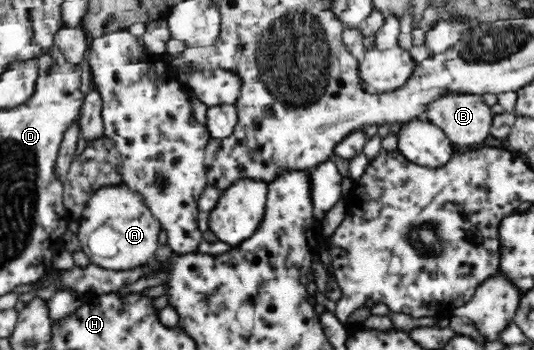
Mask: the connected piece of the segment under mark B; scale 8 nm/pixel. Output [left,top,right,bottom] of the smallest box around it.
[423,92,494,148]

